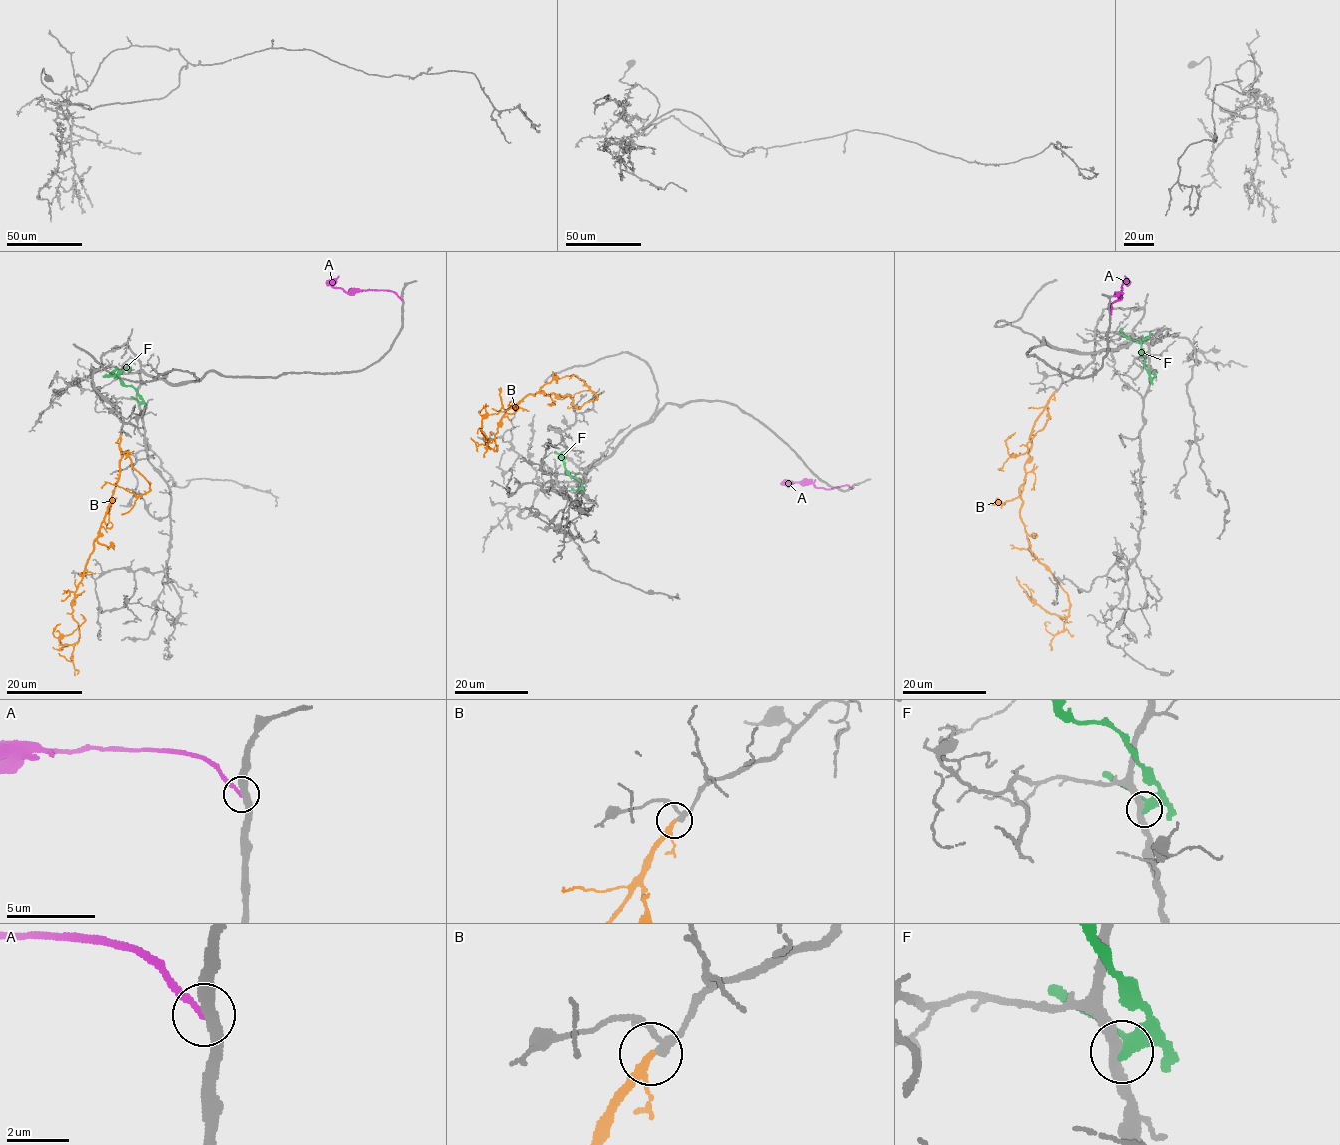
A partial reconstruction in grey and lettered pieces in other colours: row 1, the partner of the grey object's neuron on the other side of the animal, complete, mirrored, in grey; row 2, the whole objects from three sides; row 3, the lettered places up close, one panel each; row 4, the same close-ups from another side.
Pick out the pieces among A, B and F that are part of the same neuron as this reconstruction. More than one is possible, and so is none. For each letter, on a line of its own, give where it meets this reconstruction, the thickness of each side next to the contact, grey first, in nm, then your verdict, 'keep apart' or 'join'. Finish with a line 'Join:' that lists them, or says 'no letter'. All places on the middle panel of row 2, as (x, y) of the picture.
A: meets grey at (852, 487); 320 nm thick on the grey side, 200 nm on the other; keep apart
B: meets grey at (573, 407); 200 nm thick on the grey side, 200 nm on the other; join
F: meets grey at (579, 487); 320 nm thick on the grey side, 360 nm on the other; keep apart
Join: B

